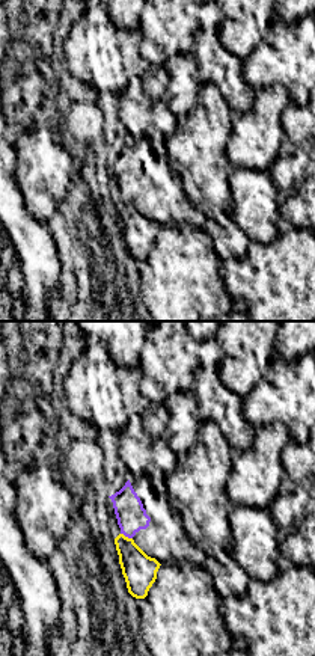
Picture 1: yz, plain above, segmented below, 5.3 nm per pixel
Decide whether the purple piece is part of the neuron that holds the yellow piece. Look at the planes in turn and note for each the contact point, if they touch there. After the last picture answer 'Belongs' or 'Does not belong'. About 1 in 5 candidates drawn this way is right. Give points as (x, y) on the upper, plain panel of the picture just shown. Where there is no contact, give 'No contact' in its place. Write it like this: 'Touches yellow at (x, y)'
Touches yellow at (127, 199)

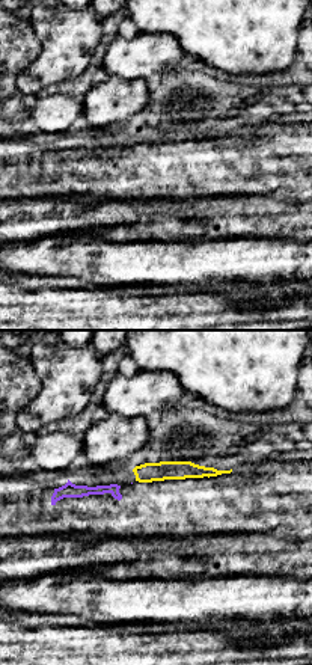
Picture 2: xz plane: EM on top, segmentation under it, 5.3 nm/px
No contact

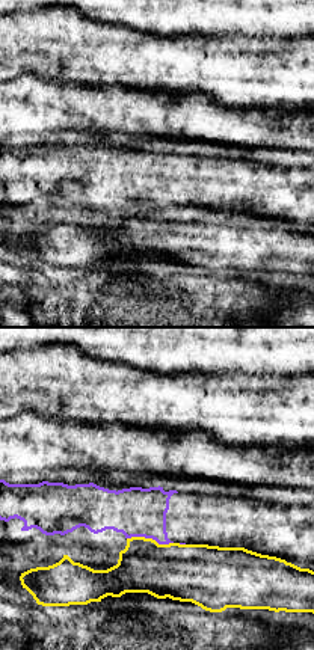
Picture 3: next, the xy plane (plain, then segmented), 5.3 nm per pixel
Touches yellow at (150, 201)

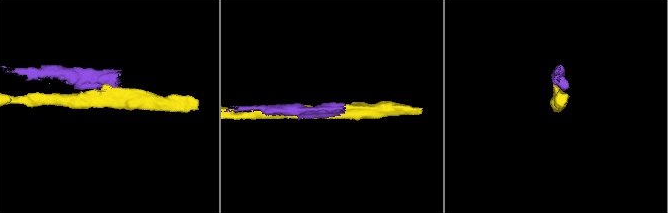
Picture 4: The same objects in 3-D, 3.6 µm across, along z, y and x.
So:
Does not belong

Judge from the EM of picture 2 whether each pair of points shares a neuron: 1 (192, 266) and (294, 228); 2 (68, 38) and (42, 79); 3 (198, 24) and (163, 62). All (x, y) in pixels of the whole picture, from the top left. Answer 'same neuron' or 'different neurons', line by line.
1: different neurons
2: same neuron
3: different neurons

